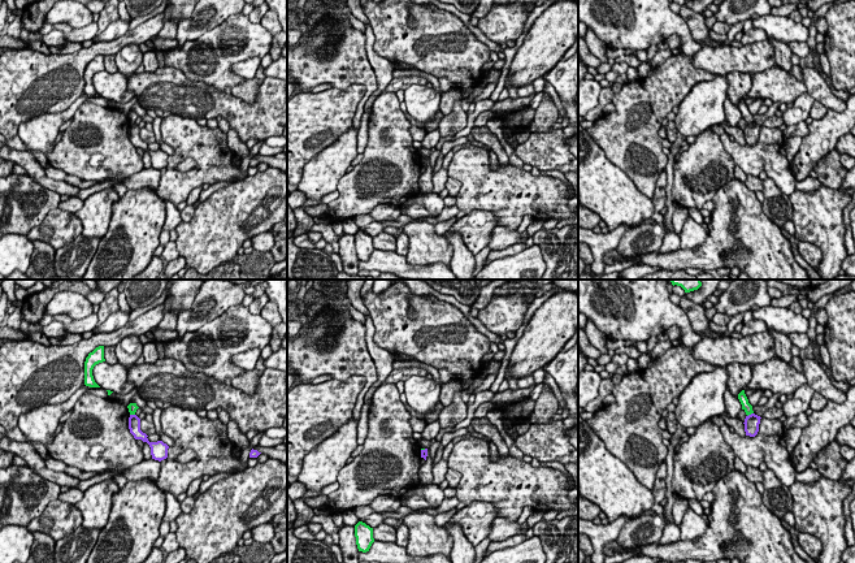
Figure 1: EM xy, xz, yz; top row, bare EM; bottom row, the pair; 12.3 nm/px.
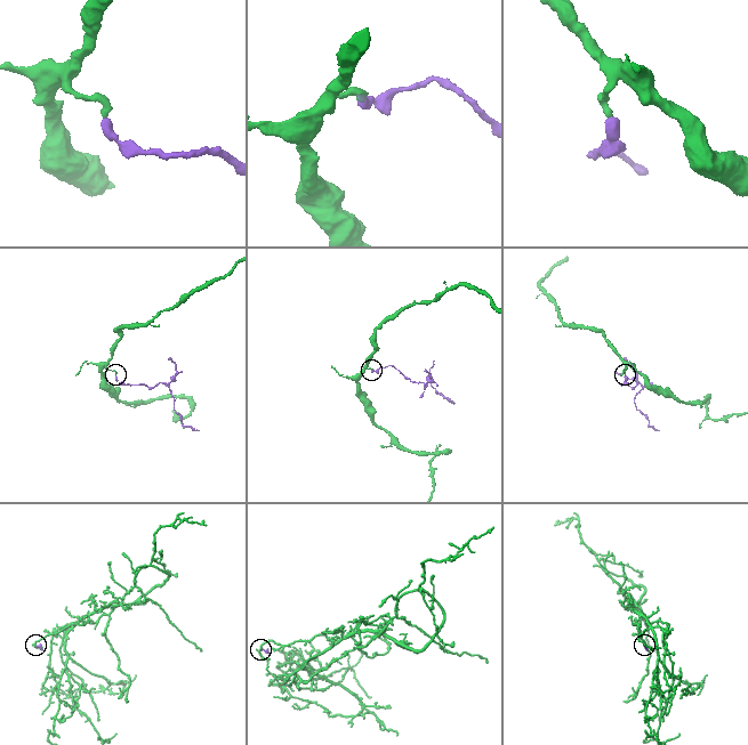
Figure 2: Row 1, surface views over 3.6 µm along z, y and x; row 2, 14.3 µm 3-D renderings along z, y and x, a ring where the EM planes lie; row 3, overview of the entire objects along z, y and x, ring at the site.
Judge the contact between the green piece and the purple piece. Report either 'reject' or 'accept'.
reject

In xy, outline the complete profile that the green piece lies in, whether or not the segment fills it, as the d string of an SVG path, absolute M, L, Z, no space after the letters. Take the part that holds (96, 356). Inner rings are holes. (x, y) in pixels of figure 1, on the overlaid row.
M104 346L96 347L88 354L84 361L84 385L90 387L100 387L92 376L92 369L96 364L105 361L104 359Z

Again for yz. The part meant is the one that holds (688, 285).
M670 280L672 285L681 286L685 293L698 290L702 286L700 280Z

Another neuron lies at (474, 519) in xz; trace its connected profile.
M472 502L452 516L452 521L461 525L466 540L478 545L490 533L491 523L498 517L498 511L492 503Z

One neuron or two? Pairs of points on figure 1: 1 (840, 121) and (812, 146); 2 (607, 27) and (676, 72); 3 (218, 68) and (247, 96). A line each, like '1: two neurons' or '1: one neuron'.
1: one neuron
2: two neurons
3: two neurons

